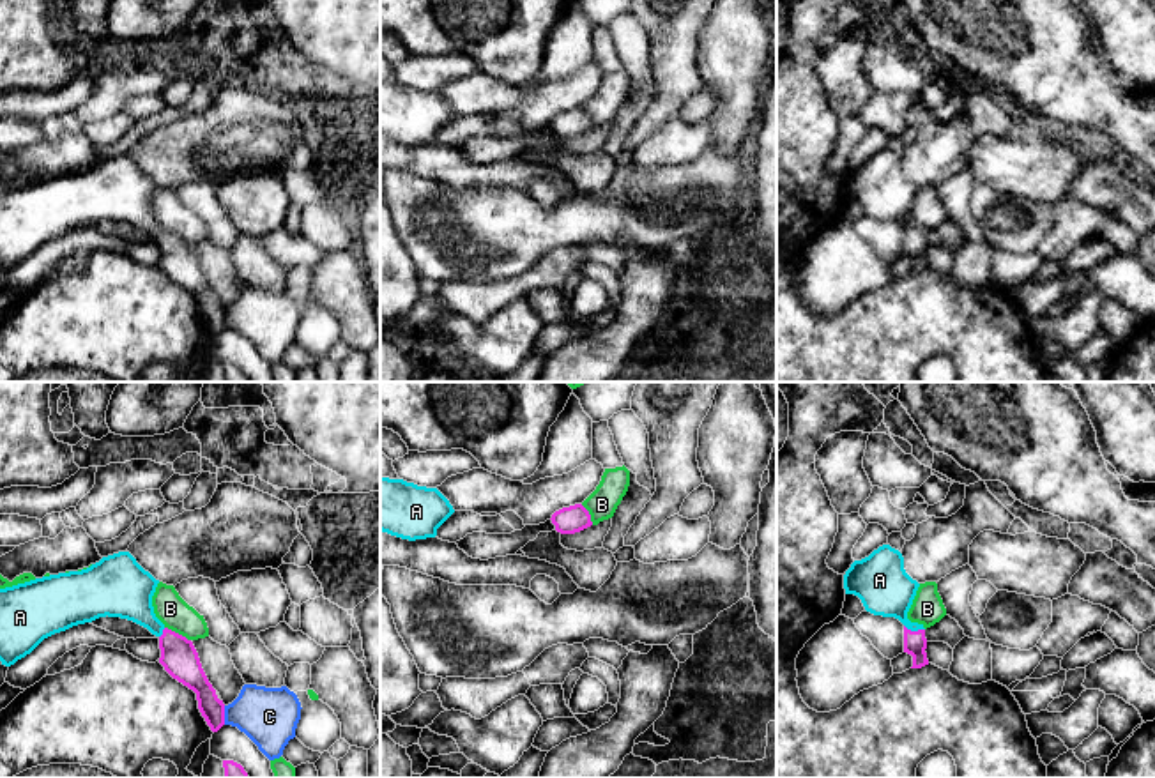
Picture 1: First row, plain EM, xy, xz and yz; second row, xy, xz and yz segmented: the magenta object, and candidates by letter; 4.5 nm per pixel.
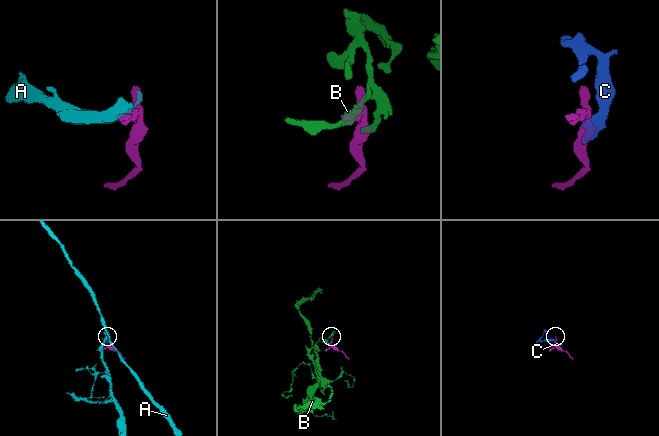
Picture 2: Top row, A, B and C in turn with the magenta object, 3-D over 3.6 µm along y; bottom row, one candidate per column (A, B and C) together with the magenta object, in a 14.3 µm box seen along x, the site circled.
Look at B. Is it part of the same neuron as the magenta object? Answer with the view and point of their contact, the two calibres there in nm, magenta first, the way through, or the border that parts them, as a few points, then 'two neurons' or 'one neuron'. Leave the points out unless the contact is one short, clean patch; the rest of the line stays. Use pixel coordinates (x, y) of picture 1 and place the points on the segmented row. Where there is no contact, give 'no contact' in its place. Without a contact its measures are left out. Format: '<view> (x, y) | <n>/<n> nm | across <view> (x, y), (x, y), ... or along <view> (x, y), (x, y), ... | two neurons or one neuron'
xy (177, 633) | 160/150 nm | along xy (165, 626), (190, 640) | two neurons

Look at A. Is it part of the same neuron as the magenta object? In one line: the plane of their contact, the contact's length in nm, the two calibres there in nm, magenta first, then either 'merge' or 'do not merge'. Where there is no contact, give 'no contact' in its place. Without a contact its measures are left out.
meets magenta in yz; contact 100 nm long; 110 nm thick on the magenta side, 240 nm on the other; merge

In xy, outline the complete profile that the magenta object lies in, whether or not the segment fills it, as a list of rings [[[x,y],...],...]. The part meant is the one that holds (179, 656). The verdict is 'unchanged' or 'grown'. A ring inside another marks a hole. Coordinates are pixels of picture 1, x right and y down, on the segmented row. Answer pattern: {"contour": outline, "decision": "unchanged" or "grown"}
{"contour": [[[119,552],[81,571],[0,589],[2,665],[14,665],[44,638],[73,626],[106,615],[127,619],[159,638],[159,663],[196,693],[202,716],[218,732],[225,725],[225,704],[209,683],[193,642],[156,617],[152,596],[157,584],[129,552]]], "decision": "grown"}

